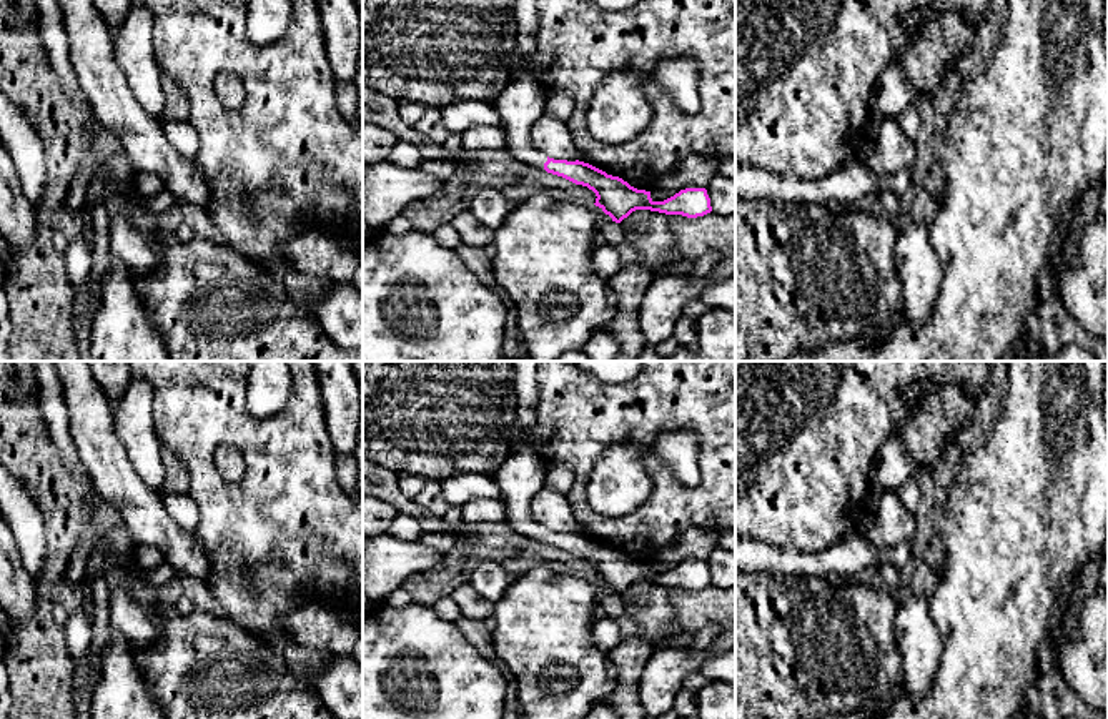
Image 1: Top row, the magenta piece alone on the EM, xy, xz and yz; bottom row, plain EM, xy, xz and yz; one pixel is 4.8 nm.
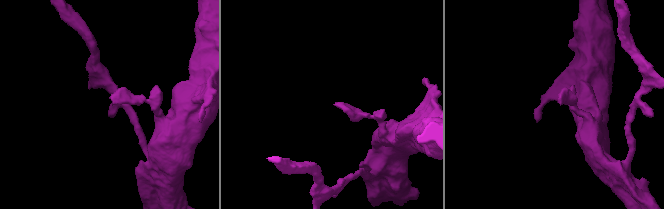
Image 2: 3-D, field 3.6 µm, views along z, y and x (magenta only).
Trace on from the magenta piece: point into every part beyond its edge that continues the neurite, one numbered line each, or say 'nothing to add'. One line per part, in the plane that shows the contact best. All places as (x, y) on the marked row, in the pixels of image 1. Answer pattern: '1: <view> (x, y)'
1: xz (523, 100)

